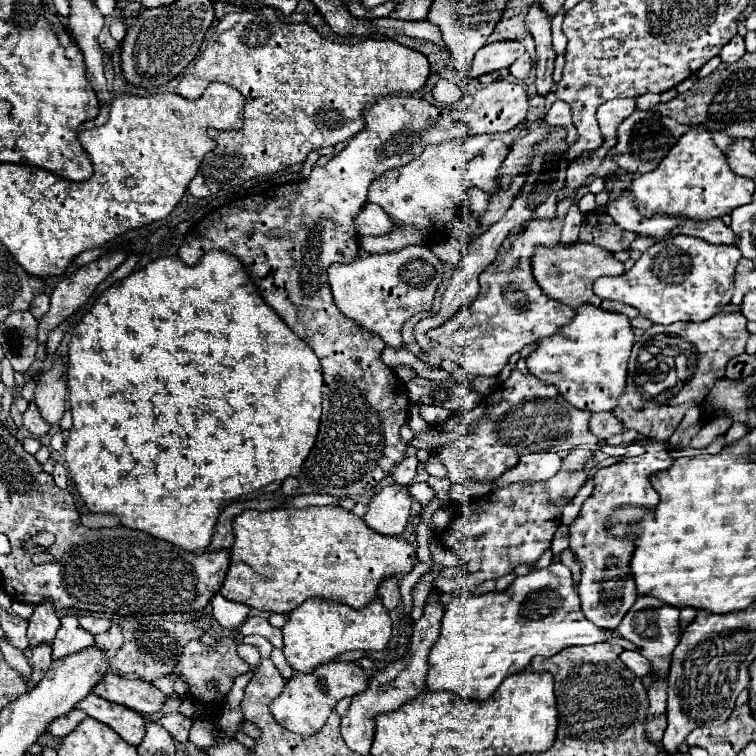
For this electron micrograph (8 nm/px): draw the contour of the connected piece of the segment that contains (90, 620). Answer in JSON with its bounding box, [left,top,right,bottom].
[78,617,110,635]

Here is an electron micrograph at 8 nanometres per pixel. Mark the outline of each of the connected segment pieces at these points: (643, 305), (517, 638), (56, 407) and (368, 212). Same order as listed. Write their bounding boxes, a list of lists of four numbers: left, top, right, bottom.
[[594,235,740,325],[426,563,616,701],[34,359,66,427],[356,203,398,237]]

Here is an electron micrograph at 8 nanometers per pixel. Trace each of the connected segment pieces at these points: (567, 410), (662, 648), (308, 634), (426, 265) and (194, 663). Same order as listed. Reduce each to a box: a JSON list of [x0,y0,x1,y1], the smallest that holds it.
[[412,369,598,483],[618,595,682,679],[282,599,392,673],[328,245,442,347],[174,637,250,707]]

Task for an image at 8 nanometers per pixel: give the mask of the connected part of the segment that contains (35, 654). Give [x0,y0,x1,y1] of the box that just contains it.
[30,645,52,683]

